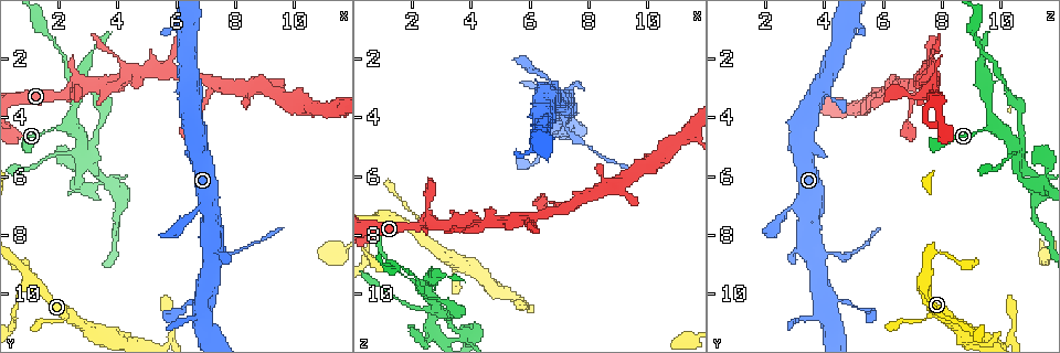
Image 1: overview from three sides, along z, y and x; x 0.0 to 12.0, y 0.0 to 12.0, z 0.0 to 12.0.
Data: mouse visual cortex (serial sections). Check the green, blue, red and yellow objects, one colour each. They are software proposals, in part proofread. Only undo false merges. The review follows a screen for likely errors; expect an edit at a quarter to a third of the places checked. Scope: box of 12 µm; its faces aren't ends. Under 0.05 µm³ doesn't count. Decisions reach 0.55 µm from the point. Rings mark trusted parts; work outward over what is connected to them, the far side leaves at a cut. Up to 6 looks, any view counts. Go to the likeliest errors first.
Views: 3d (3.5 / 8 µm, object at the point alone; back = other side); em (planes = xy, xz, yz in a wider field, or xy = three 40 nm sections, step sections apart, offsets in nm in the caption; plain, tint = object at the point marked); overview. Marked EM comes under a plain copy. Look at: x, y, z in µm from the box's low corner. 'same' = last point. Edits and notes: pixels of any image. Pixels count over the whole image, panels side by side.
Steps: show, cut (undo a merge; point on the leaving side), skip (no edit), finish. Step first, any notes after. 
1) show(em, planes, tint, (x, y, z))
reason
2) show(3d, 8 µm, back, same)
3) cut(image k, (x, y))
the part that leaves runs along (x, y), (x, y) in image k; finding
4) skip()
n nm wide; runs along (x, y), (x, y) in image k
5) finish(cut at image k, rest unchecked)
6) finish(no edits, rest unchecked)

show(3d, 8 µm, (7.1, 8.7, 3.9))
thin arm on a thick one

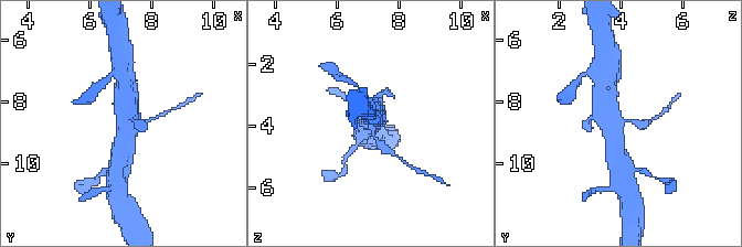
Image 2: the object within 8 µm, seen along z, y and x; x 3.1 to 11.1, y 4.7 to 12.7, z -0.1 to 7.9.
show(3d, 3.5 µm, (7.2, 8.7, 4.0))
zoom in

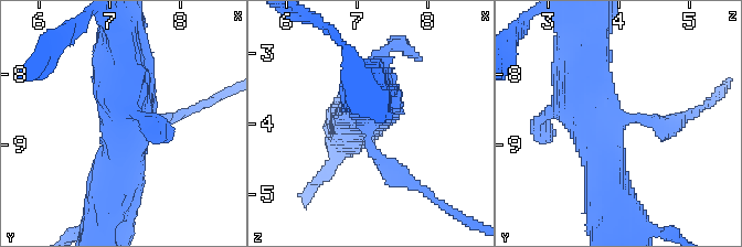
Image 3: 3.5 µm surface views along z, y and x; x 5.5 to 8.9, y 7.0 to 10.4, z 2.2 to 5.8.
cut(image 3, (396, 169))
arms of 200, 500, 600 nm; the part that leaves runs along (369, 141), (392, 170), (447, 206) in image 3; two cells meet here

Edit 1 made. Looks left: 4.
show(3d, 8 µm, back, (2.8, 5.3, 10.4))
four or more arms meet

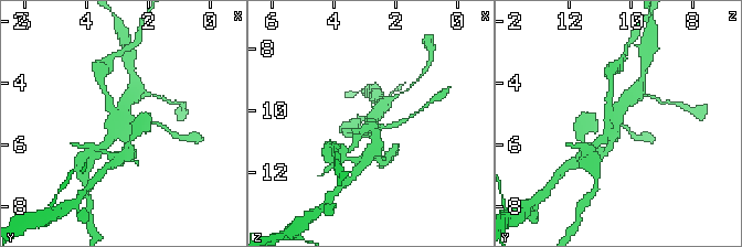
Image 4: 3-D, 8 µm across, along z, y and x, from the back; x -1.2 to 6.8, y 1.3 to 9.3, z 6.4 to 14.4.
show(3d, 3.5 µm, (2.9, 5.3, 10.5))

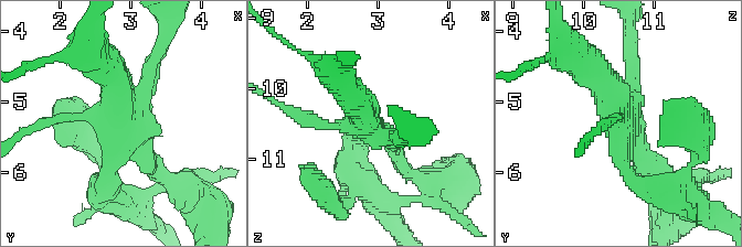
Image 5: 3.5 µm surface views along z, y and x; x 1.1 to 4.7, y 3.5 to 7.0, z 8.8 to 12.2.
cut(image 5, (179, 204))
the part that leaves runs along (134, 137), (157, 174), (198, 194) in image 5; a second cell is stuck on

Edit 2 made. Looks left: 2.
finish(cut at image 3, cut at image 5, rest unchecked)

